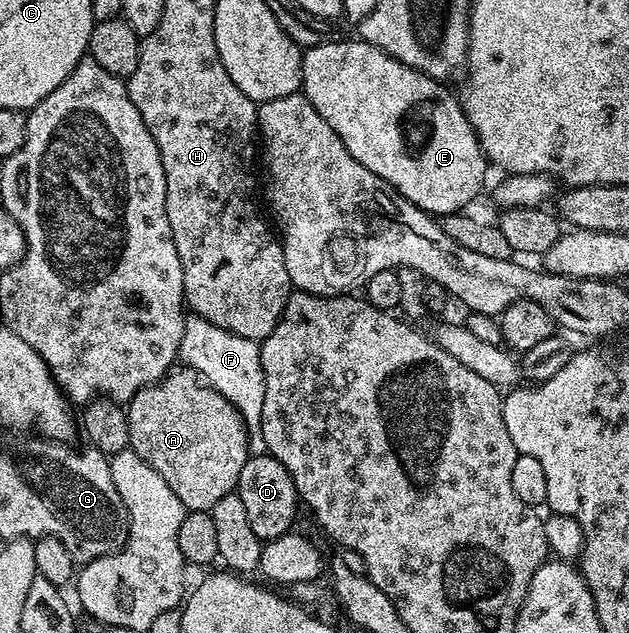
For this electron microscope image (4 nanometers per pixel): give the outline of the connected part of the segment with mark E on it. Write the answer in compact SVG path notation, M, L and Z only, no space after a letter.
M323 40L317 46L309 47L302 55L302 90L306 99L312 104L312 108L316 108L316 112L320 112L320 116L324 116L324 120L328 120L328 128L332 128L332 132L336 132L336 136L340 136L344 148L348 148L348 152L352 152L352 156L356 160L360 160L360 164L364 164L364 168L368 168L368 172L376 172L376 176L383 178L393 190L404 195L411 204L419 206L427 214L435 216L465 211L466 205L482 190L482 181L486 178L488 159L486 153L482 151L478 137L474 134L474 129L470 127L470 121L466 119L466 113L462 110L461 101L456 97L455 91L453 94L446 87L449 85L443 84L439 79L429 78L424 72L388 56L372 44L361 40L353 40L354 42L330 41L334 40Z

